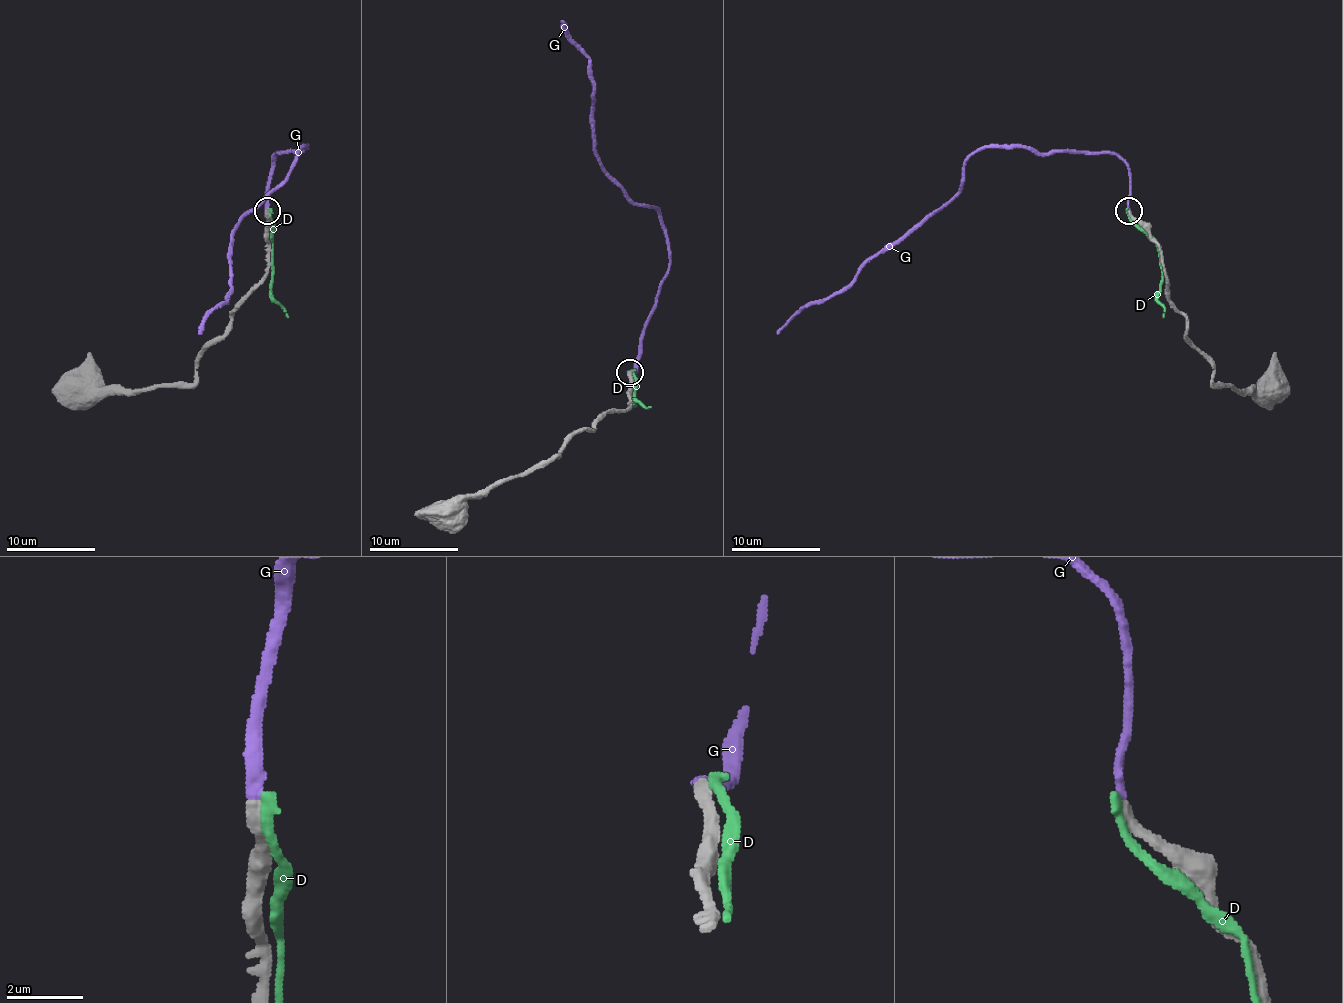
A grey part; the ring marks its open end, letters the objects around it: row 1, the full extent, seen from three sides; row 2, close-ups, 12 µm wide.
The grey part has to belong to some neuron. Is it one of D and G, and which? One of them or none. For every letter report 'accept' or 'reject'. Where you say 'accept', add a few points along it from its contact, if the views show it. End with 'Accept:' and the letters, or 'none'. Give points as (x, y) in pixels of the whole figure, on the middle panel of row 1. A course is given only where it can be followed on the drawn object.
D: reject
G: accept | via (628, 371), (670, 263), (663, 223), (603, 170), (590, 63), (561, 21)
Accept: G

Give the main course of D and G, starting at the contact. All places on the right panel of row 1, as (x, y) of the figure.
D: (1128, 214), (1157, 243), (1161, 268), (1159, 299), (1163, 316)
G: (1128, 210), (1130, 168), (1114, 155), (979, 148), (962, 188), (926, 221), (778, 334)

